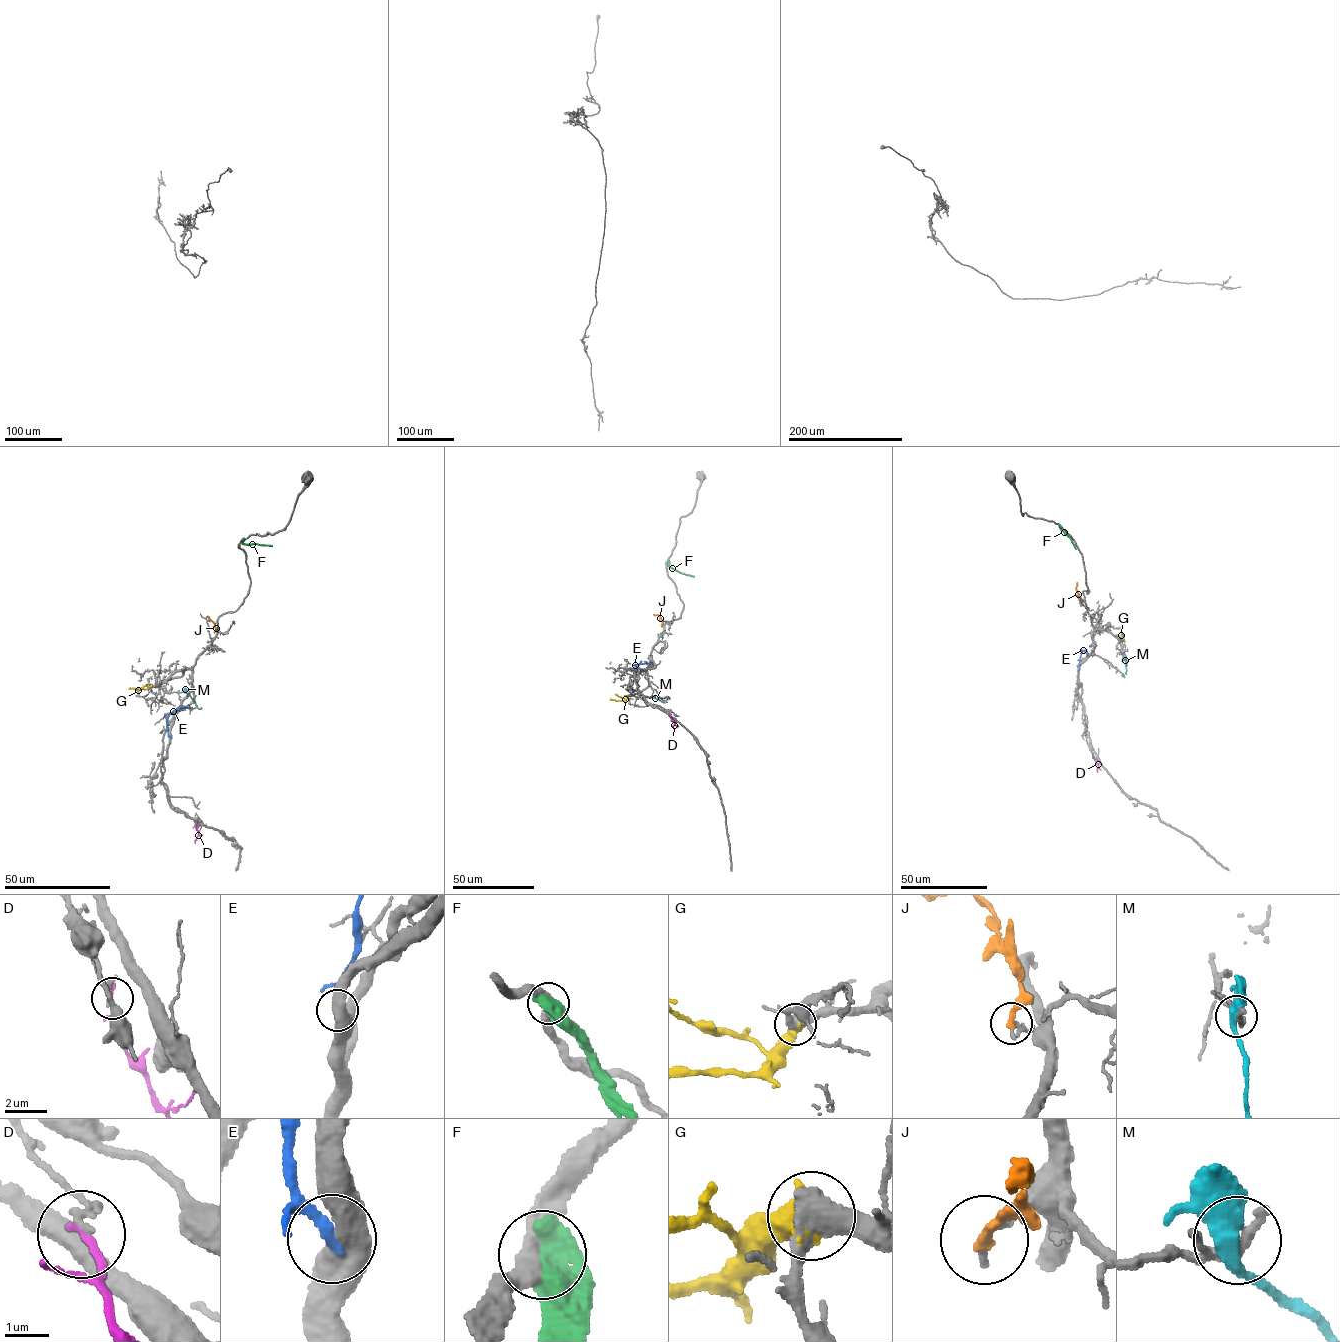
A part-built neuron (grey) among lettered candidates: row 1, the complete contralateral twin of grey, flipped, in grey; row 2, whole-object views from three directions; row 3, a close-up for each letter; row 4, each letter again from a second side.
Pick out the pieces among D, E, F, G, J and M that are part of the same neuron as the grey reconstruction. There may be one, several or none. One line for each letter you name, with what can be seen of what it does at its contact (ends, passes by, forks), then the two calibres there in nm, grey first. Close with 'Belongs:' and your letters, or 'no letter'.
G: it ends there; 460 nm thick on the grey side, 700 nm on the other
Belongs: G

